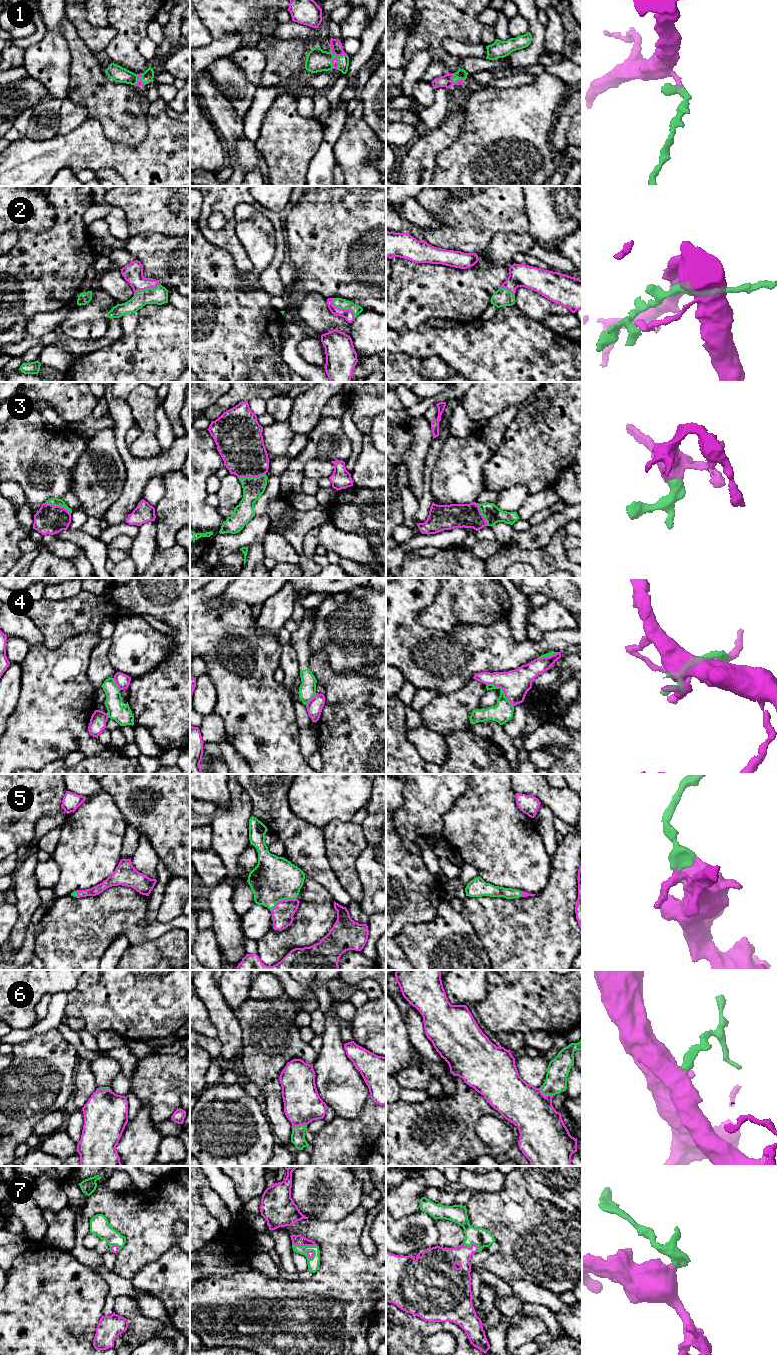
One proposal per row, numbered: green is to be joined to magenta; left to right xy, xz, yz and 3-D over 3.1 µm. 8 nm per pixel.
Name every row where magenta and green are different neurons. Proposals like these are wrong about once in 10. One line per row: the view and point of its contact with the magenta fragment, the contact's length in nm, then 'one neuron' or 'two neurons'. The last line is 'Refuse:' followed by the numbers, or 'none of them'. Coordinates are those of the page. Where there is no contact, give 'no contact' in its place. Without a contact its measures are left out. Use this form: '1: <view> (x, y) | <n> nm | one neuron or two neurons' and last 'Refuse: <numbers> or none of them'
1: yz (455, 83) | 120 nm | one neuron
2: xz (342, 309) | 240 nm | one neuron
3: xz (252, 476) | 220 nm | one neuron
4: yz (503, 690) | 280 nm | two neurons
5: xz (282, 900) | 240 nm | one neuron
6: yz (544, 1096) | 140 nm | one neuron
7: xz (304, 1245) | 200 nm | one neuron
Refuse: 4

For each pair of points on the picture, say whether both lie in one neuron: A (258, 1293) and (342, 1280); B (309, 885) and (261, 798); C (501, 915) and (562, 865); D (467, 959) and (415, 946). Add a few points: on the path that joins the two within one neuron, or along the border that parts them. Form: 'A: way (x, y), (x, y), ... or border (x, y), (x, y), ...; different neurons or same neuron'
A: way (279, 1293), (321, 1293); same neuron
B: border (305, 874), (316, 880), (326, 889); different neurons
C: way (521, 915), (530, 915), (560, 885); same neuron
D: way (454, 959), (444, 950), (428, 946); same neuron

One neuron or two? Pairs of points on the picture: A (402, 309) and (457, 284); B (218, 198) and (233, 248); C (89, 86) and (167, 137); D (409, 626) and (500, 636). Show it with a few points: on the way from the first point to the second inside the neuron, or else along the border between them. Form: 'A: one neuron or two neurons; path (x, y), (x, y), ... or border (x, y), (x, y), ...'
A: one neuron; path (416, 300), (425, 291), (443, 291)
B: one neuron; path (228, 210), (229, 236)
C: two neurons; border (147, 115), (147, 135), (136, 145)
D: one neuron; path (432, 644), (477, 644)

